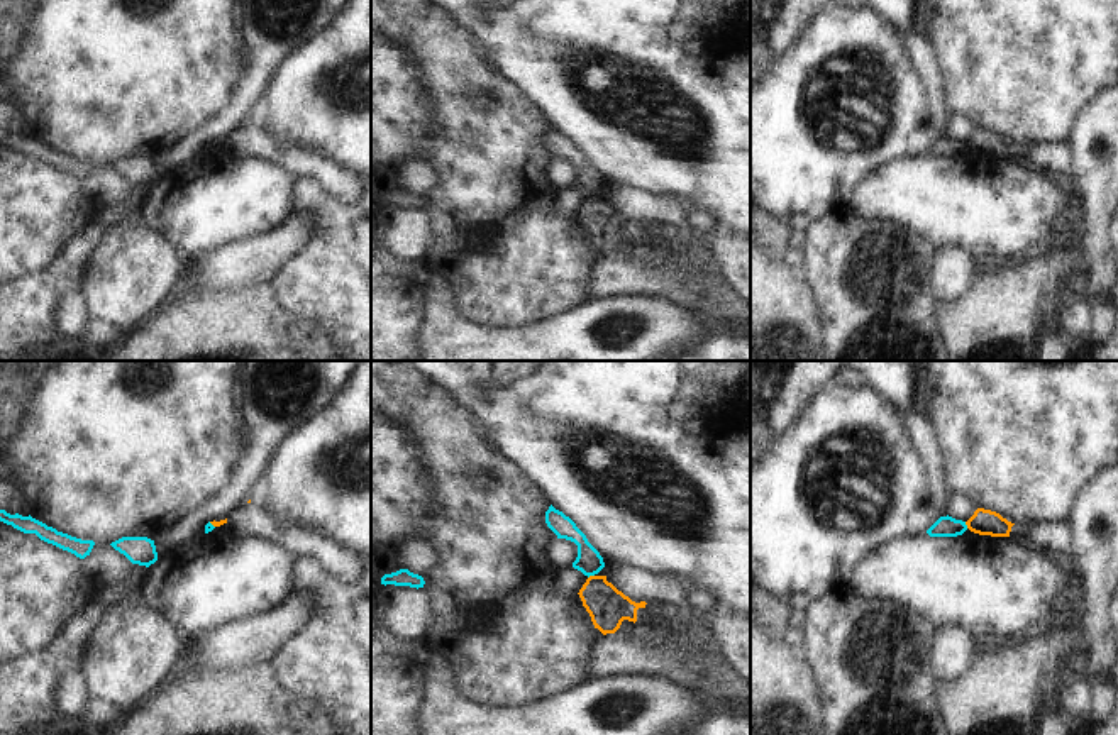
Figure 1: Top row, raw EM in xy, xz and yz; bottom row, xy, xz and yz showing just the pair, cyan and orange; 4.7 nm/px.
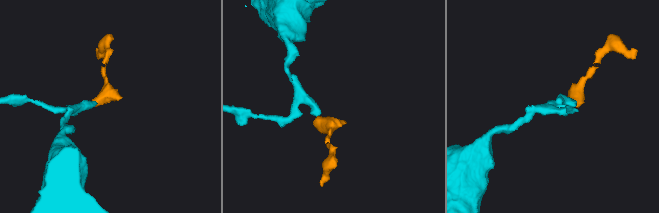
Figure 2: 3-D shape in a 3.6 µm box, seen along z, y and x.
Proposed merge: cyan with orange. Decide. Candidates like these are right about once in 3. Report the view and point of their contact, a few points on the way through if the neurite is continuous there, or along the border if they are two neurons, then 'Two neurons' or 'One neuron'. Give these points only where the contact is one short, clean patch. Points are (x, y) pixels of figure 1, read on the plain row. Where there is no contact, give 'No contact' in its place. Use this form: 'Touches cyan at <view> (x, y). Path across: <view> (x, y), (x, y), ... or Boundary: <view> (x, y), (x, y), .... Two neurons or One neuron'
Touches cyan at xz (590, 195). Boundary: xz (593, 195), (588, 198). Two neurons

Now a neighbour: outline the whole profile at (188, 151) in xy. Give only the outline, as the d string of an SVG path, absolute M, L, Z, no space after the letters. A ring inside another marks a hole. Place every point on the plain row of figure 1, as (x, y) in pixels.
M241 0L247 71L232 103L198 134L154 159L158 180L196 163L208 142L220 142L252 120L278 68L327 30L351 0Z

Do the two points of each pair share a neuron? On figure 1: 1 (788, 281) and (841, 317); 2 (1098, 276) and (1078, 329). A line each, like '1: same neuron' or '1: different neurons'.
1: different neurons
2: different neurons

